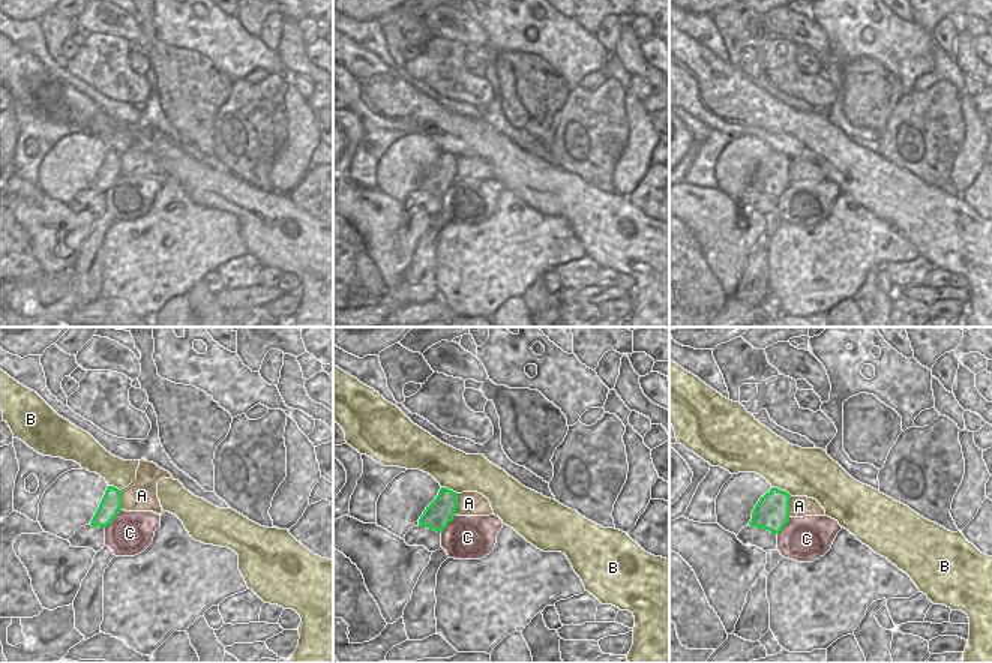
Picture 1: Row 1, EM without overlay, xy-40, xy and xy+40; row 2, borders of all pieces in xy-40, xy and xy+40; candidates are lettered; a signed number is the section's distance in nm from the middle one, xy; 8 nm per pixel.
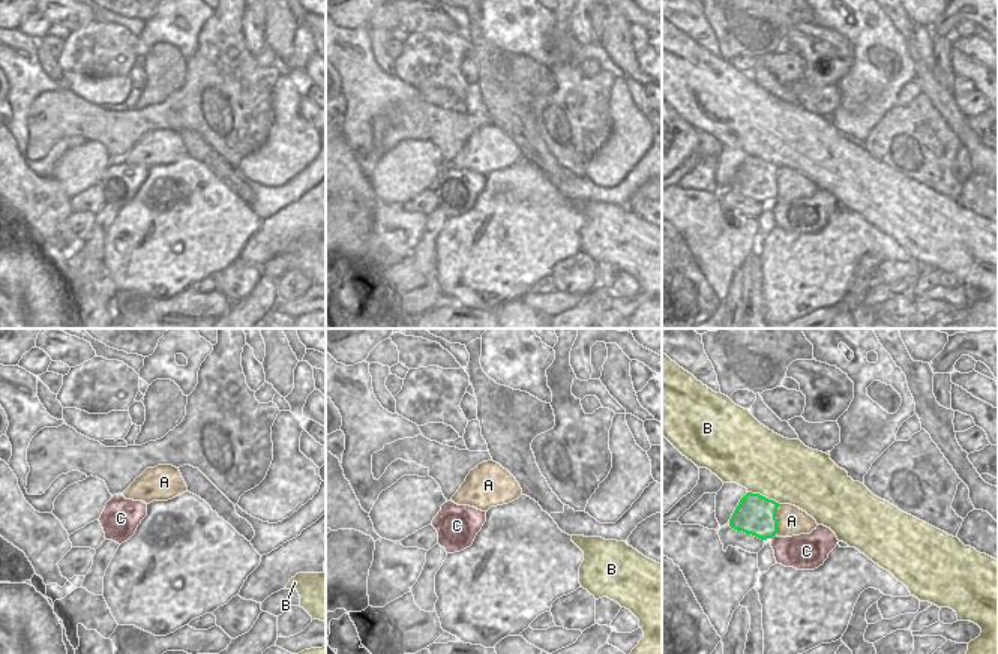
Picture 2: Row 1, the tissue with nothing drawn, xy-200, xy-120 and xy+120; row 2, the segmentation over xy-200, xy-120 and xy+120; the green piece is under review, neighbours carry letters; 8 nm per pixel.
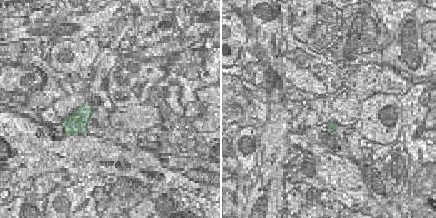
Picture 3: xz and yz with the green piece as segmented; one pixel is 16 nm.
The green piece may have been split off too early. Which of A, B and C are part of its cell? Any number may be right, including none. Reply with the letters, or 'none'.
A

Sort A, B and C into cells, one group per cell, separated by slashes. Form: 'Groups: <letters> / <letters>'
Groups: A / B / C

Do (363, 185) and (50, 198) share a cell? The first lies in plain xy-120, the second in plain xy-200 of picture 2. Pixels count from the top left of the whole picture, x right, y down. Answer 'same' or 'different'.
same

